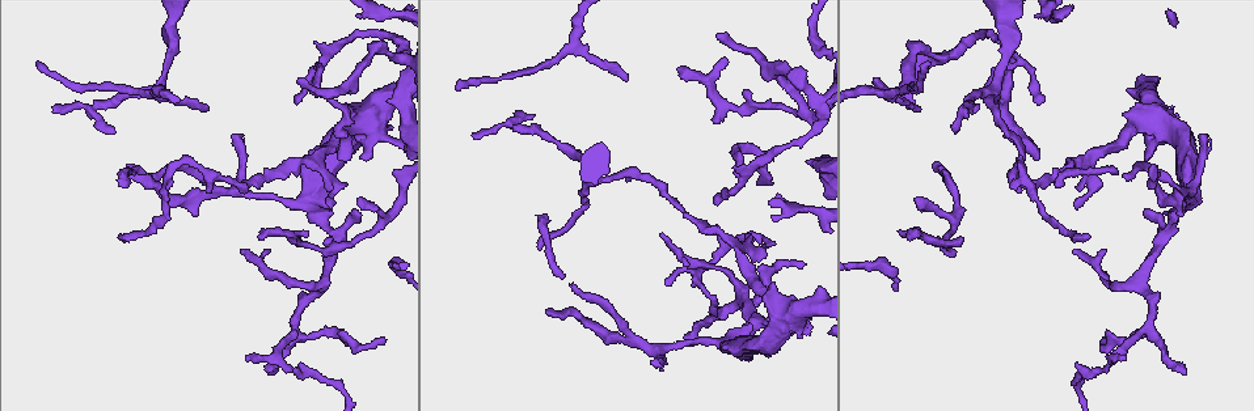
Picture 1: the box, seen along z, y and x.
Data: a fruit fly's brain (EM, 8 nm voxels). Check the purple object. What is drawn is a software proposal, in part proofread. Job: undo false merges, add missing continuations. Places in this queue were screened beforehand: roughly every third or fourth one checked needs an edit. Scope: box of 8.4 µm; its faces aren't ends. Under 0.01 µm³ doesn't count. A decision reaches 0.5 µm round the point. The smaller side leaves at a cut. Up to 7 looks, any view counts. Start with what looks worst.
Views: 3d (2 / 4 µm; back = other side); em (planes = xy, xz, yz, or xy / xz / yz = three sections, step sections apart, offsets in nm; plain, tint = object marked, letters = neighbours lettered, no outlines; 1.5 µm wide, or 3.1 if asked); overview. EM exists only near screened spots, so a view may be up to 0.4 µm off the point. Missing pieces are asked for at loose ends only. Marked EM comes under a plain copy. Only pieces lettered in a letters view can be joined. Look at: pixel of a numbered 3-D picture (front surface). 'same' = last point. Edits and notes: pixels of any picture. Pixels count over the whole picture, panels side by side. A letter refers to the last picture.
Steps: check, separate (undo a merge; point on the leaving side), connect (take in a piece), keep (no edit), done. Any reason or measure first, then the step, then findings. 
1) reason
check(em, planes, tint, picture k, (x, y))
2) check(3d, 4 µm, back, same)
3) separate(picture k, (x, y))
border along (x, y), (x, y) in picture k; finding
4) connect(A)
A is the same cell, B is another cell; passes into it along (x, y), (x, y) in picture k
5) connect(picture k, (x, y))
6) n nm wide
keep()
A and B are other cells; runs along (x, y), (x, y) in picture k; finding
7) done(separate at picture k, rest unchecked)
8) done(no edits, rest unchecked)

branch stops here
check(3d, 2 µm, picture 1, (1122, 355))

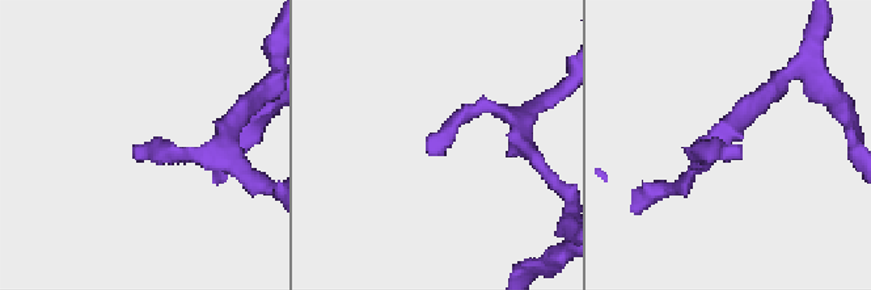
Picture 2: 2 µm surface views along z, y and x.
need the tissue
check(em, planes, letters, picture 2, (739, 149))

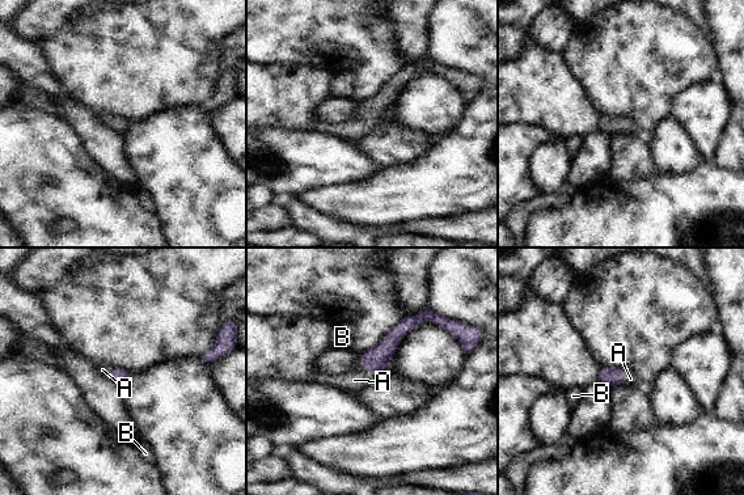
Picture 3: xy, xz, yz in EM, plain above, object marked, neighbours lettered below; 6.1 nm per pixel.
110 nm wide
connect(A)
A is the same cell, B is another cell; passes into it along (373, 360), (368, 372), (354, 380) in picture 3; it goes on there

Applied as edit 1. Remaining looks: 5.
check(overview)

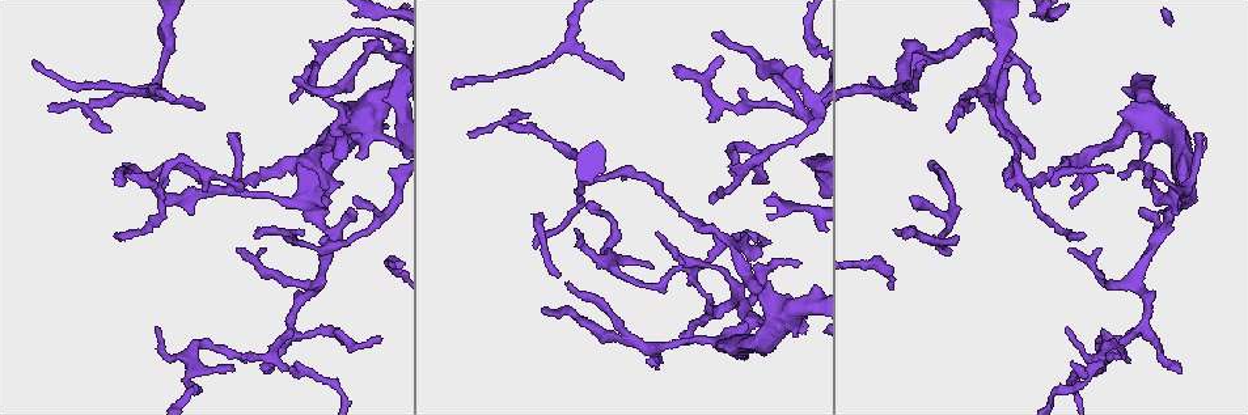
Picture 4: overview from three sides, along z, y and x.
free end
check(em, yz, step 8, letters, picture 4, (451, 88))

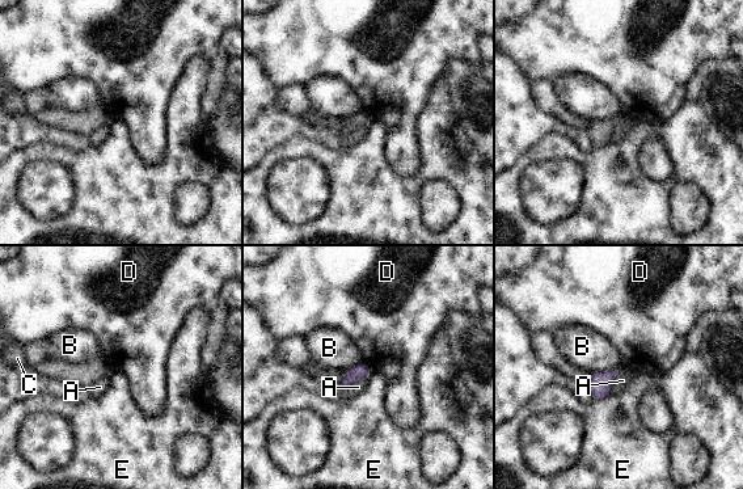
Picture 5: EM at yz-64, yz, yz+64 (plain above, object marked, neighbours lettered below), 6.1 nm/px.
cut it another way
check(em, planes, letters, same)

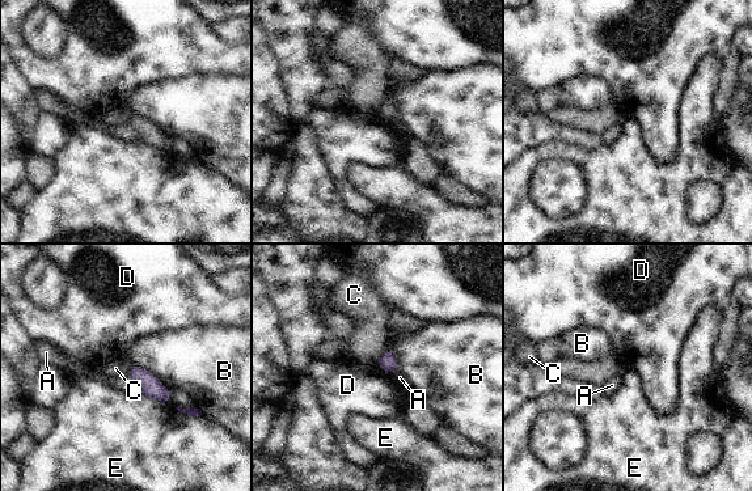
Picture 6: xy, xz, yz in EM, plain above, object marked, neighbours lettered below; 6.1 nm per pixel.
110 nm wide; B touches over 300 nm
keep()
A, B, C, D and E are other cells; none of them fits

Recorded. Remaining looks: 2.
thin end
check(3d, 2 µm, picture 4, (567, 284))

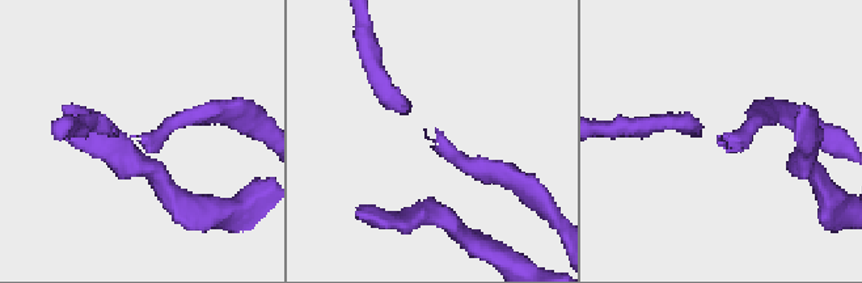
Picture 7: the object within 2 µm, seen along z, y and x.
check(em, planes, letters, picture 7, (424, 134))

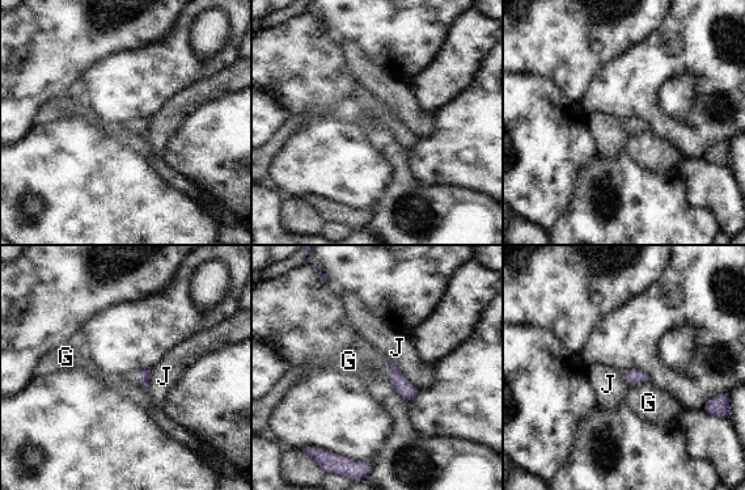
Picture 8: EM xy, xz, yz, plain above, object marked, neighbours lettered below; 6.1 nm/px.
J touches over 220 nm
keep()
G and J are other cells; no lettered piece goes on from it

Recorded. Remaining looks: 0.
done(connect at picture 3, rest unchecked)

